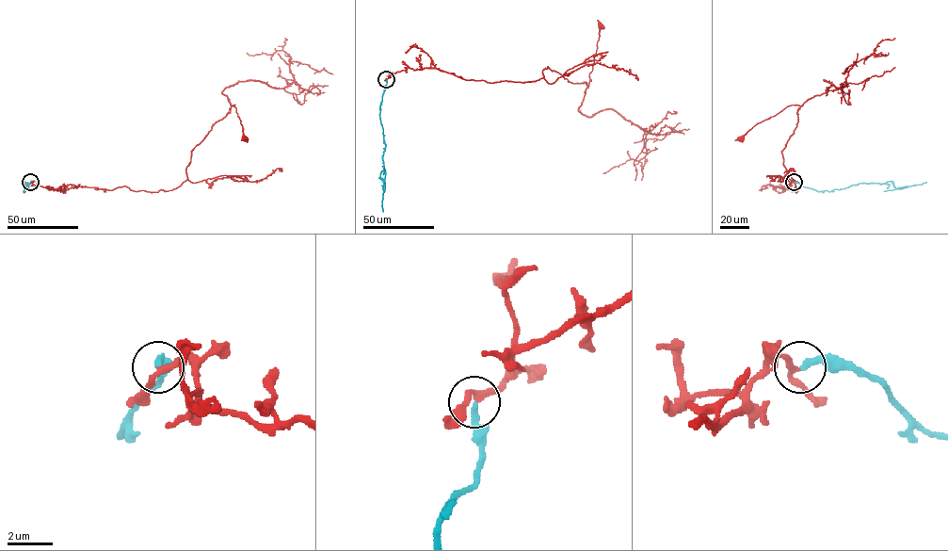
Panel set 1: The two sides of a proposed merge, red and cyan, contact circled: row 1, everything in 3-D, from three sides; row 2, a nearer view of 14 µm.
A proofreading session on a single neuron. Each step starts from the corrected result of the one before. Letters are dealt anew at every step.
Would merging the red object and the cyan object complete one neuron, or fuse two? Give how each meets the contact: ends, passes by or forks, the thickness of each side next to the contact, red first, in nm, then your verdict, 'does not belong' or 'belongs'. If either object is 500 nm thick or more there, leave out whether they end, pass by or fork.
red passes by | cyan ends | 260/280 nm | belongs

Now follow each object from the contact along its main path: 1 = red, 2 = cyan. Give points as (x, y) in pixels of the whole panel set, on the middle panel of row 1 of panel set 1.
1: (386, 79), (408, 68), (434, 68), (466, 80), (527, 82), (543, 77), (548, 66), (588, 86), (600, 25)
2: (386, 79), (379, 114), (386, 145), (380, 177), (384, 181), (383, 211)

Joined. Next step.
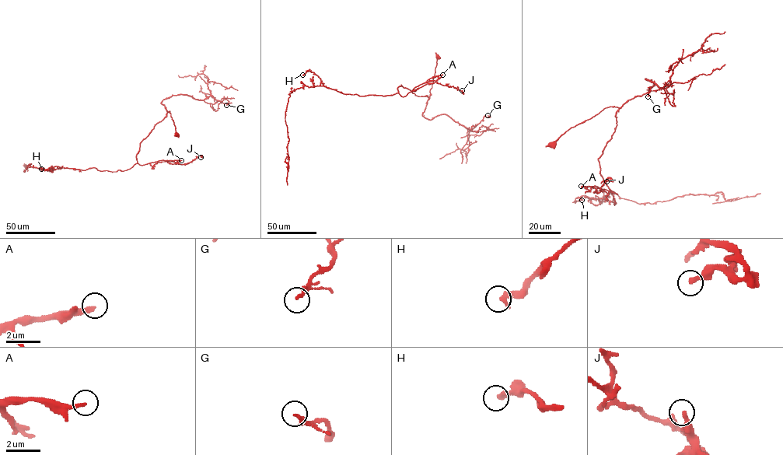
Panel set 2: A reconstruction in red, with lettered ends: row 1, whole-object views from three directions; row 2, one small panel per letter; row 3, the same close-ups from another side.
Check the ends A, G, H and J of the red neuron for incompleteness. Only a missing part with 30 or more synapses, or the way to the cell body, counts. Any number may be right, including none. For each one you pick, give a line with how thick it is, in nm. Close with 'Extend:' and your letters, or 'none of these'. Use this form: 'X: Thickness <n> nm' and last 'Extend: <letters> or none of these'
A: Thickness 220 nm
Extend: A

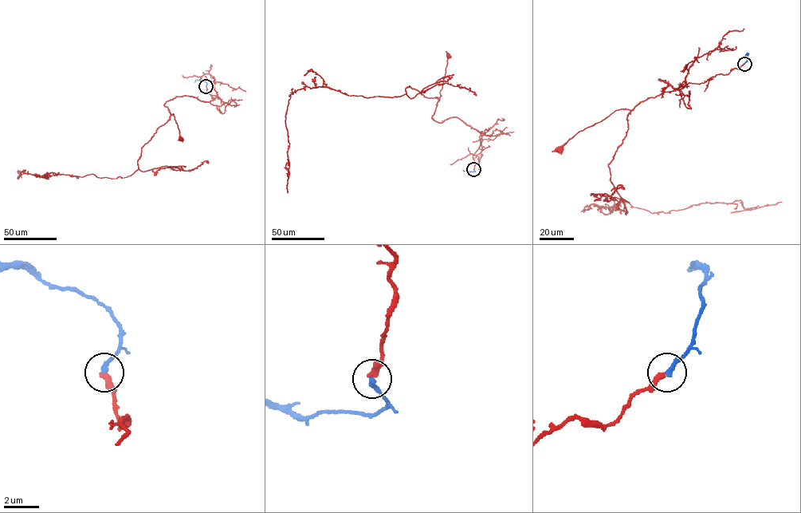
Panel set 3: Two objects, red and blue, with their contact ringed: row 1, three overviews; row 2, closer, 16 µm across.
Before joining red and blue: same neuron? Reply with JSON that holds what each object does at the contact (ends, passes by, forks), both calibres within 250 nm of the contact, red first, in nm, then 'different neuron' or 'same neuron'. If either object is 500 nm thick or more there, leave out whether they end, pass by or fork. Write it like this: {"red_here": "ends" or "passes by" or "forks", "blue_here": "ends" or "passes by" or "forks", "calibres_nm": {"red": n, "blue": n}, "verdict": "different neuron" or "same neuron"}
{"red_here": "ends", "blue_here": "ends", "calibres_nm": {"red": 360, "blue": 280}, "verdict": "same neuron"}

